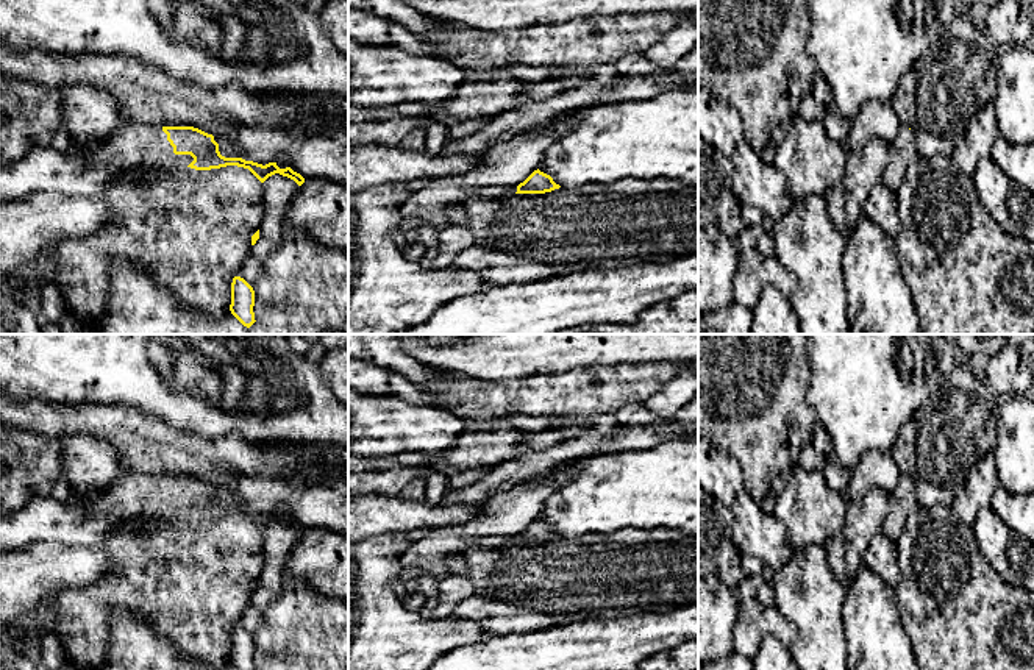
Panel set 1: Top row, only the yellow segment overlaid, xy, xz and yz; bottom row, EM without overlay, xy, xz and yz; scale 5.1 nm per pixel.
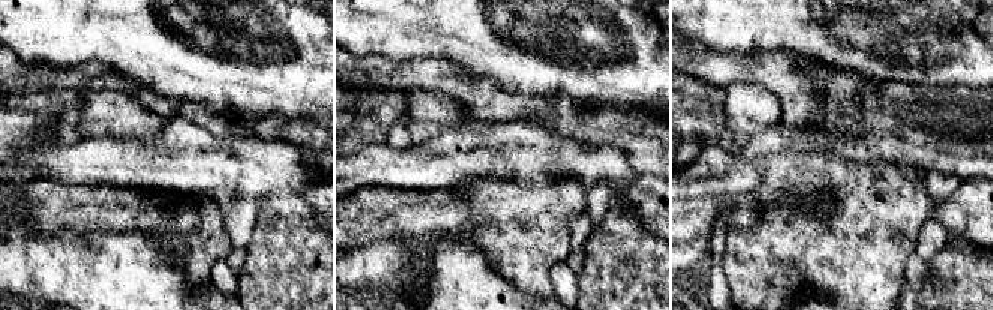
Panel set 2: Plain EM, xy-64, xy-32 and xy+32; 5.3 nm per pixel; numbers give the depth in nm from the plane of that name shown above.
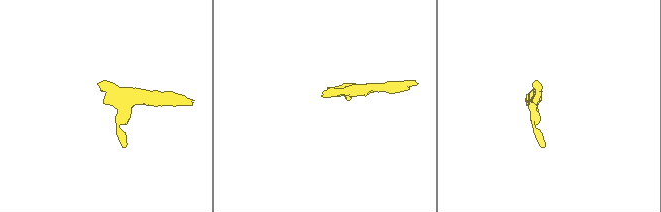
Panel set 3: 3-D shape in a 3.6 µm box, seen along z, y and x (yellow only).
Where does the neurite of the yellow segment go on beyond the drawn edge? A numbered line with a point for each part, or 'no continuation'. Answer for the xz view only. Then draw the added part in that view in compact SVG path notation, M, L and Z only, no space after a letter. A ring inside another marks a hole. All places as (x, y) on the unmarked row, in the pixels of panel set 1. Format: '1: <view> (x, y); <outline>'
1: xz (484, 542); M517 536L512 537L481 537L478 540L475 540L473 547L480 548L480 550L494 550L498 548L505 543L515 543L517 542Z

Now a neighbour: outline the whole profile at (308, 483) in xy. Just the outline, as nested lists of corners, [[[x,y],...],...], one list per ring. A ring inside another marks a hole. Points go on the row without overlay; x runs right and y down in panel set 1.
[[[2,387],[0,422],[44,437],[58,439],[69,434],[89,434],[116,447],[125,473],[137,469],[155,476],[194,476],[212,484],[219,494],[220,504],[225,508],[242,508],[262,515],[275,512],[280,519],[291,517],[305,529],[328,528],[348,534],[348,448],[339,445],[250,444],[237,434],[230,434],[219,440],[205,440],[189,433],[175,431],[167,423],[128,406],[102,403],[67,406],[42,400],[23,401]]]

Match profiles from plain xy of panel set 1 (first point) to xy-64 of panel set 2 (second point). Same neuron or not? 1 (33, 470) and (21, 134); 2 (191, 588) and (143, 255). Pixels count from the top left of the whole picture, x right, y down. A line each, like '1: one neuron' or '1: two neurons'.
1: two neurons
2: two neurons

